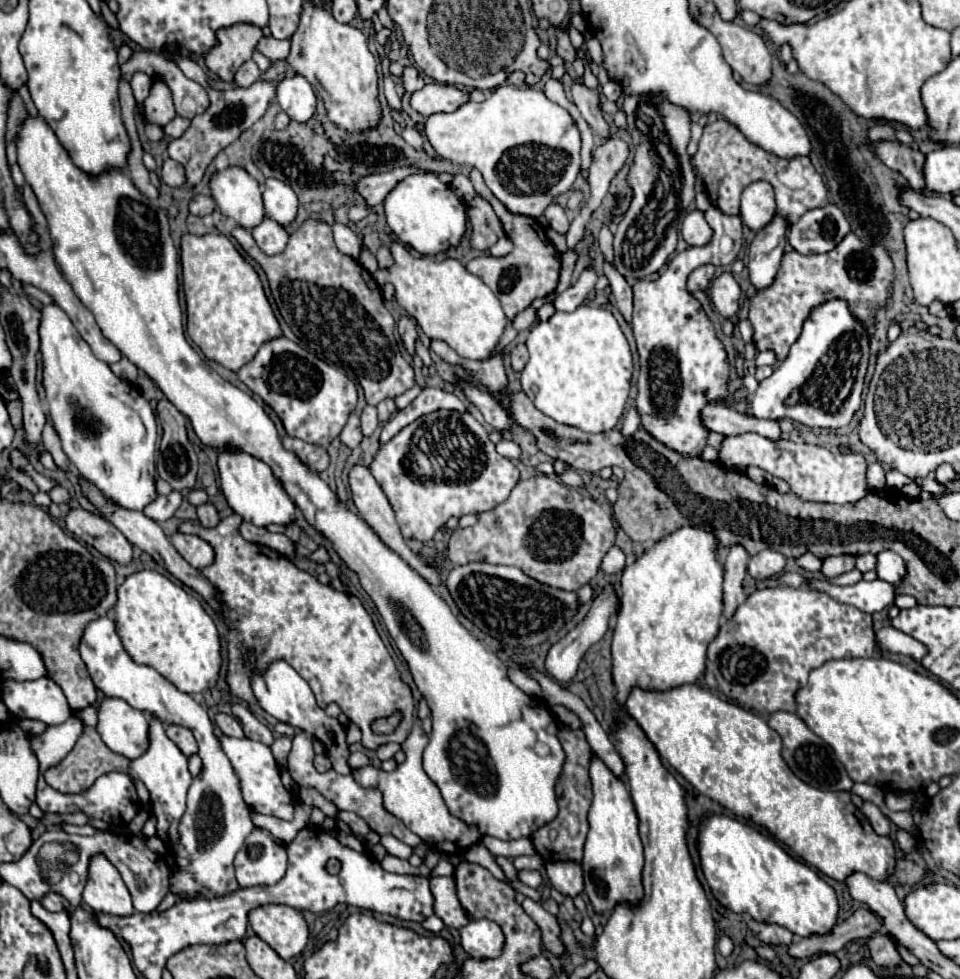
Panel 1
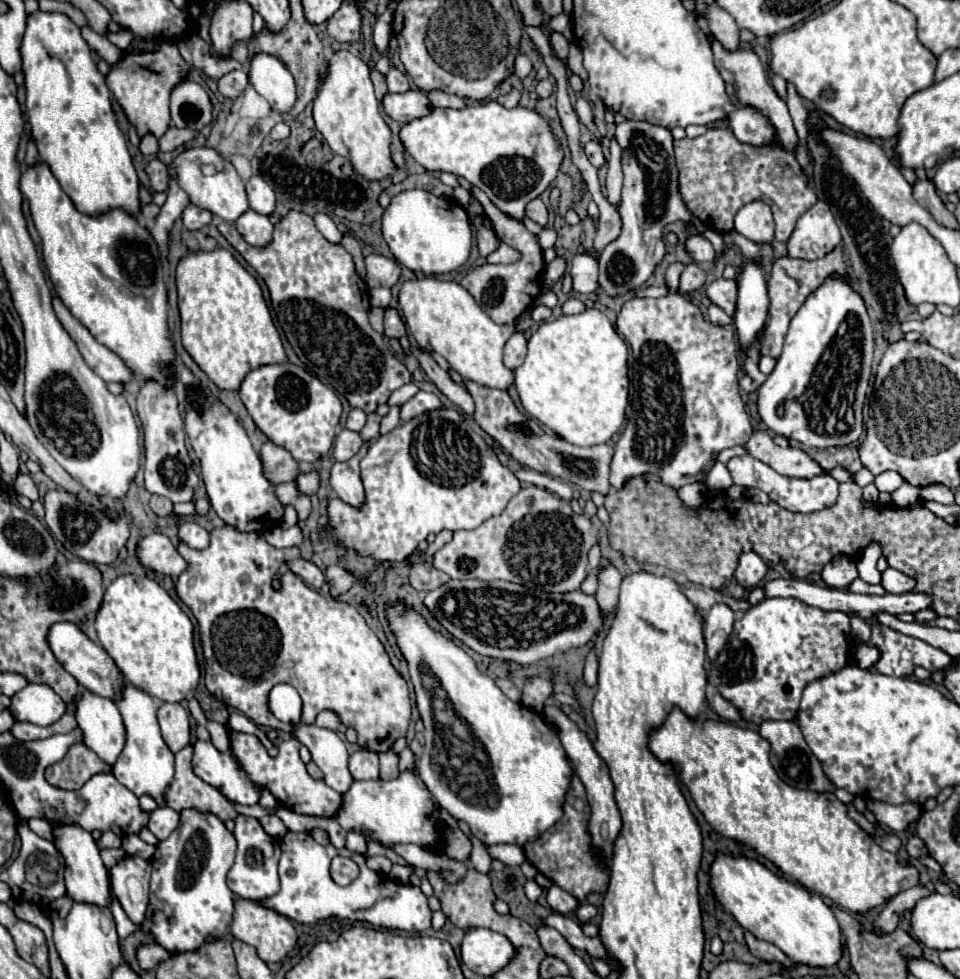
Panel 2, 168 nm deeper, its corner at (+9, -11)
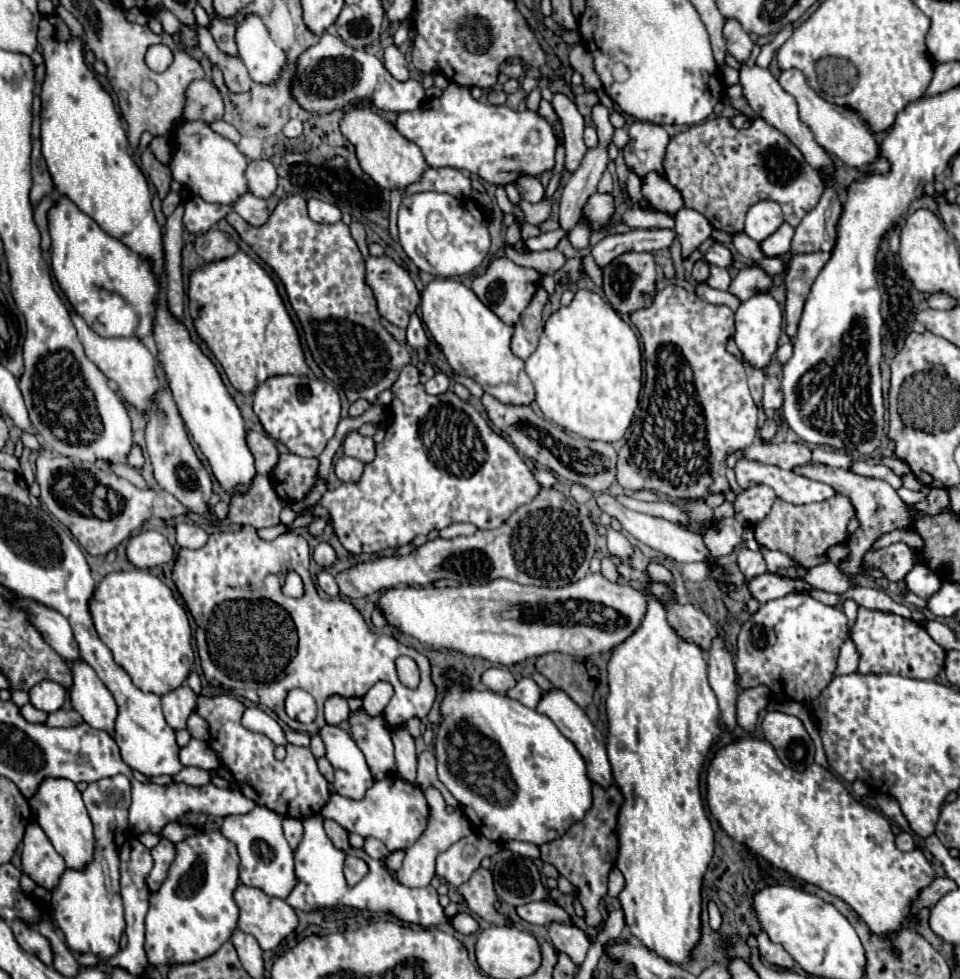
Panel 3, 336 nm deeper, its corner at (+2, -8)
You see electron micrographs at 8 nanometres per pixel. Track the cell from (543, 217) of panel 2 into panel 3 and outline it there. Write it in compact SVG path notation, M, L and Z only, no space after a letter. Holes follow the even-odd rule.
M520 174L520 178L516 180L516 188L522 194L524 200L528 202L540 202L544 198L544 186L540 184L540 180L536 176L528 176L528 174Z

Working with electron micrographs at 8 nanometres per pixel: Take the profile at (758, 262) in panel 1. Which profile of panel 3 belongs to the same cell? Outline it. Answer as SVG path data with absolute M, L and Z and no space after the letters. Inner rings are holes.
M756 294L750 300L742 302L736 310L736 346L742 352L742 360L748 362L752 368L766 368L776 354L778 340L782 334L782 310L778 302L770 294Z

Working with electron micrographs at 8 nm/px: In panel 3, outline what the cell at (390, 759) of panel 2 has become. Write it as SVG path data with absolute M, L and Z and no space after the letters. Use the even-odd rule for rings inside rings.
M404 726L392 728L392 742L394 742L394 752L396 752L396 766L398 774L406 782L416 780L416 750L414 750L414 738Z

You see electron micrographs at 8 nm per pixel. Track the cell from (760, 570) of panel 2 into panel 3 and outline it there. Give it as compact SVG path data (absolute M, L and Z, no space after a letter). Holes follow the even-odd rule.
M748 548L738 550L738 566L746 578L754 578L766 572L764 558L760 558L760 552L752 552Z

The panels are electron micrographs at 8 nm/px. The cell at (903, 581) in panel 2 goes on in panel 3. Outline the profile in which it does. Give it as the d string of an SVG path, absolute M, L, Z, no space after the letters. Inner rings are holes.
M922 562L916 564L916 566L910 570L910 574L908 574L908 578L906 578L904 582L906 582L906 586L908 586L910 592L914 592L914 594L918 594L920 598L926 598L926 600L928 600L932 594L936 594L936 592L940 590L940 586L942 586L940 574L934 572L934 570L930 570L930 568L924 566Z

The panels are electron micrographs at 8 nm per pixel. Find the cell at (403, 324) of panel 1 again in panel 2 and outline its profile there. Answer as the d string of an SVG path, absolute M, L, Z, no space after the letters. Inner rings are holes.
M385 309L385 335L389 339L401 339L405 335L405 325L397 311Z

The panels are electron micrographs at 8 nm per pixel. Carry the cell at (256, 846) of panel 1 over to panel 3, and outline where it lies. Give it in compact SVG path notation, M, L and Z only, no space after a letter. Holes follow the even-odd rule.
M256 806L256 810L224 818L220 832L236 846L240 854L240 882L264 890L268 896L288 898L288 894L298 884L294 872L294 850L288 846L282 834L282 816L268 810L266 806Z

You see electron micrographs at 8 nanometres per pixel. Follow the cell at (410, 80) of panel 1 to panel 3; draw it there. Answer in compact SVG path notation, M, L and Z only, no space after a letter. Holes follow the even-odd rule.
M388 46L384 50L384 66L386 70L396 78L396 80L408 80L408 64L406 64L406 58L404 54L398 50L398 46Z

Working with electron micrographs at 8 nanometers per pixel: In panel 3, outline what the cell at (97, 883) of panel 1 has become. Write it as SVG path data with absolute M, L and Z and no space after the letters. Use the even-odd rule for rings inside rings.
M44 778L28 802L34 820L44 830L56 852L66 860L66 866L84 866L84 862L92 858L92 822L88 822L88 814L84 814L84 802L76 784L66 778Z

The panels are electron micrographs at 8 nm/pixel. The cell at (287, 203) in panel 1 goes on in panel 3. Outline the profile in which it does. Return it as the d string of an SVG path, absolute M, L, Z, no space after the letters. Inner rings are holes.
M252 160L246 168L248 190L258 198L268 198L276 190L278 174L270 160Z

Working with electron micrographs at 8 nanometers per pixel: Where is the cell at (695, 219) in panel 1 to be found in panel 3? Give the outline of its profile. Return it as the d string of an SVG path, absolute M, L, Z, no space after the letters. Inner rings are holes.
M716 242L716 244L706 252L704 258L706 258L710 264L718 266L718 268L728 268L728 266L732 264L732 252L730 252L724 244L720 244L720 242Z

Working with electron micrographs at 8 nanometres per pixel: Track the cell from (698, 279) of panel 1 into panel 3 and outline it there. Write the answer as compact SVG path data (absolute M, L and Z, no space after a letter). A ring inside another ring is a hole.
M698 260L698 262L694 264L692 278L694 278L696 282L706 282L708 276L710 276L710 266L708 266L708 262L706 262L706 260Z

